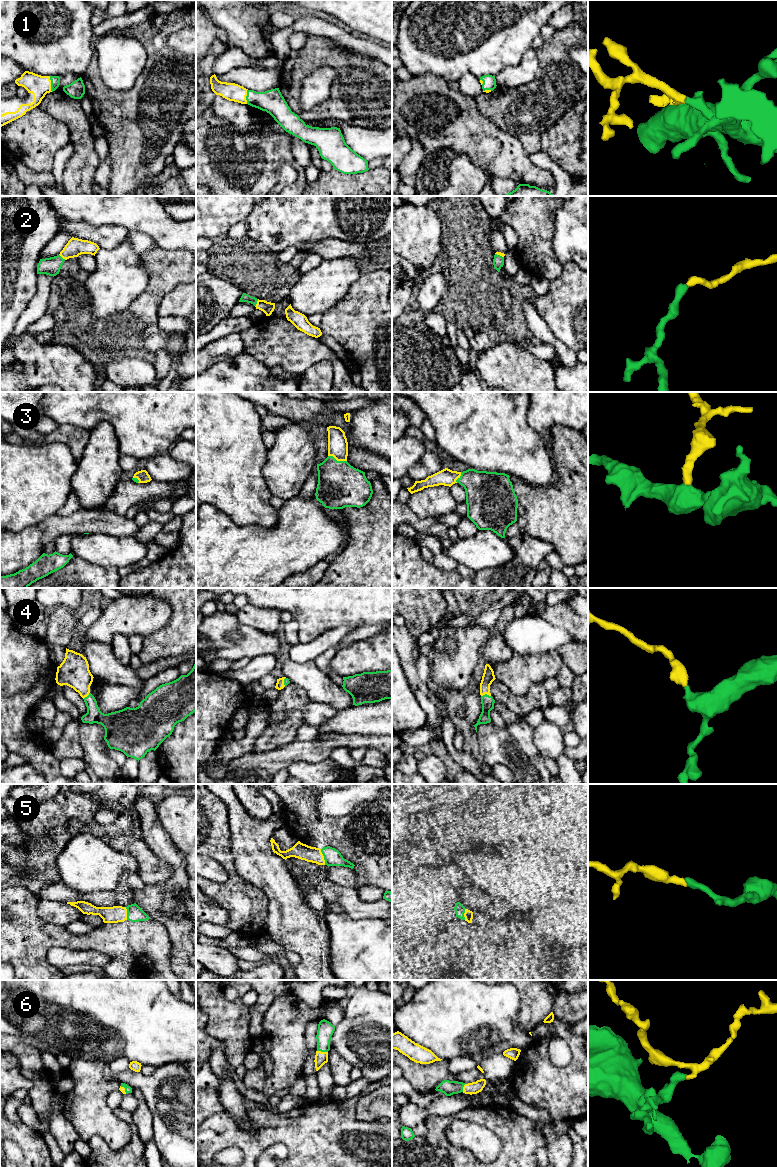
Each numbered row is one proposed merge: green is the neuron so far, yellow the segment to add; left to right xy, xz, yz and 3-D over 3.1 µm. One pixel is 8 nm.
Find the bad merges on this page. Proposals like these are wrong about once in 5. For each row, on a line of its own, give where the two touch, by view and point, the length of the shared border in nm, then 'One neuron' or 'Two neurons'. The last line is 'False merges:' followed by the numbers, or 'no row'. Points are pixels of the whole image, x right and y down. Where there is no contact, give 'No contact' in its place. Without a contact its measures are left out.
1: Touches green at xy (51, 84). Shared border 130 nm. One neuron
2: Touches green at xz (256, 303). Shared border 70 nm. One neuron
3: Touches green at xz (336, 460). Shared border 160 nm. One neuron
4: Touches green at yz (485, 694). Shared border 80 nm. One neuron
5: Touches green at xz (324, 857). Shared border 130 nm. One neuron
6: Touches green at xz (322, 1051). Shared border 90 nm. One neuron
False merges: no row

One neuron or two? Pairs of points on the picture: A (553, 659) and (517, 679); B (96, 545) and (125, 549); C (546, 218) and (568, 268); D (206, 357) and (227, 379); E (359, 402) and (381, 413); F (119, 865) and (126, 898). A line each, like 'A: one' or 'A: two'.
A: one
B: one
C: two
D: two
E: two
F: two

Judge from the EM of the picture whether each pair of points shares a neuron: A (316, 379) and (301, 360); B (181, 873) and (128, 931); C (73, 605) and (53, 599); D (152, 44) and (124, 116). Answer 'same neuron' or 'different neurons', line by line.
A: different neurons
B: different neurons
C: same neuron
D: same neuron

